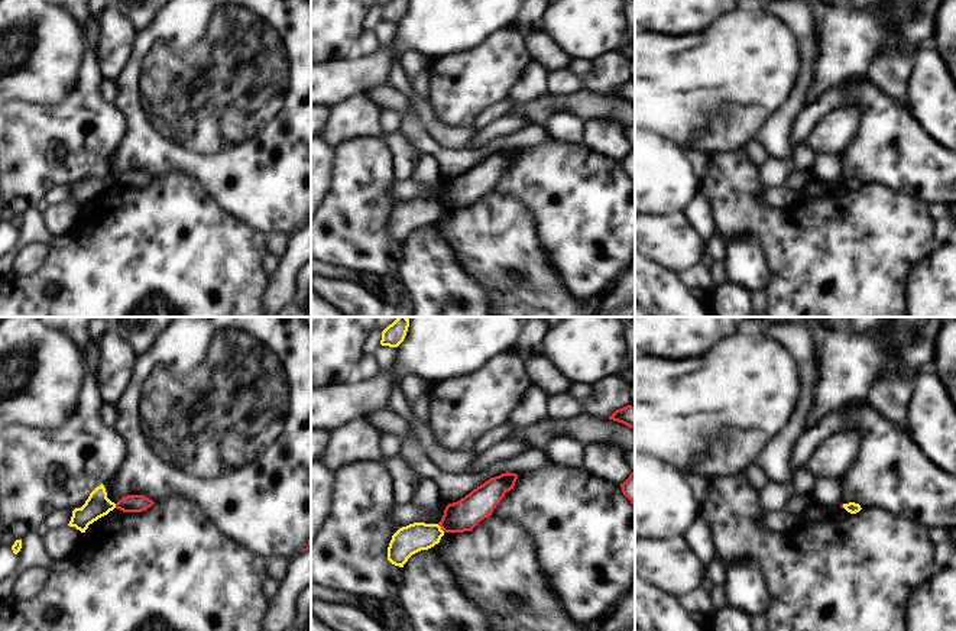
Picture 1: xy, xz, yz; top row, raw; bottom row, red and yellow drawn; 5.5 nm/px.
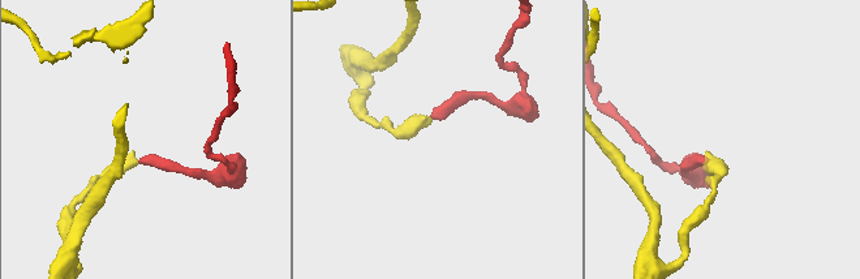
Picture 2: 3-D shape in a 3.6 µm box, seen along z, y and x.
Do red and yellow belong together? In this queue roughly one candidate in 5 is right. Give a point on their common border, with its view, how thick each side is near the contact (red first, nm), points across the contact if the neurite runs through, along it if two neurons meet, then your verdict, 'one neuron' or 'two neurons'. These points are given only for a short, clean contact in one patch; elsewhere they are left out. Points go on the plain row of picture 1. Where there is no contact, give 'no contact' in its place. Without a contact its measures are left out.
xz (441, 204) | 180/160 nm | along xz (437, 200), (444, 207) | two neurons

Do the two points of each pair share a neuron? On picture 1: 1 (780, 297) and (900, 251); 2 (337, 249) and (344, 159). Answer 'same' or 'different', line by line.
1: same
2: same

